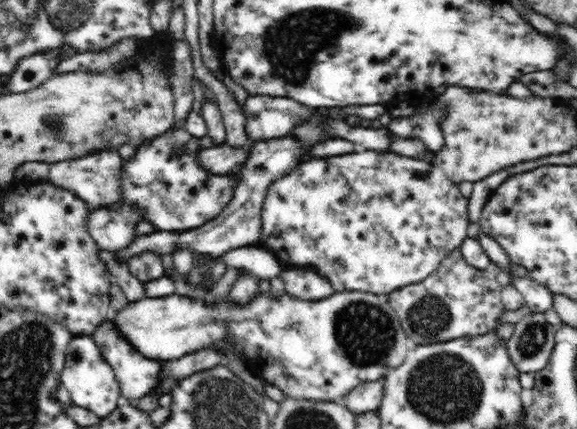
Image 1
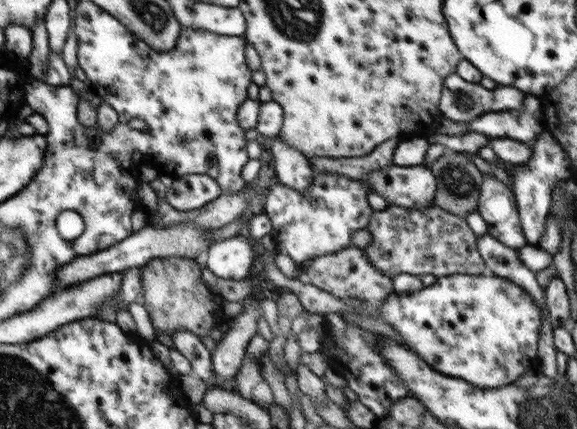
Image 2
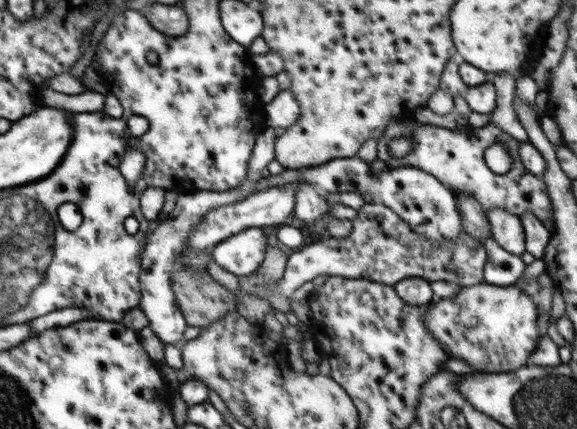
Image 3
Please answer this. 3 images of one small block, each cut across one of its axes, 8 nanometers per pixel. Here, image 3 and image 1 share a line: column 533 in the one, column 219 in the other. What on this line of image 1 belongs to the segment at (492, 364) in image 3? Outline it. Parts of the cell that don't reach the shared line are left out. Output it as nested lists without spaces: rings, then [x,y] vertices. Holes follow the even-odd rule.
[[[334,291],[334,294],[316,302],[301,300],[284,292],[279,297],[270,293],[256,293],[248,304],[218,302],[209,306],[204,301],[184,295],[144,297],[132,302],[119,313],[112,313],[112,323],[136,351],[155,361],[172,360],[210,346],[226,355],[233,350],[252,372],[277,386],[285,396],[310,401],[339,402],[362,382],[382,379],[390,370],[400,366],[411,347],[397,314],[384,294],[366,291]]]

